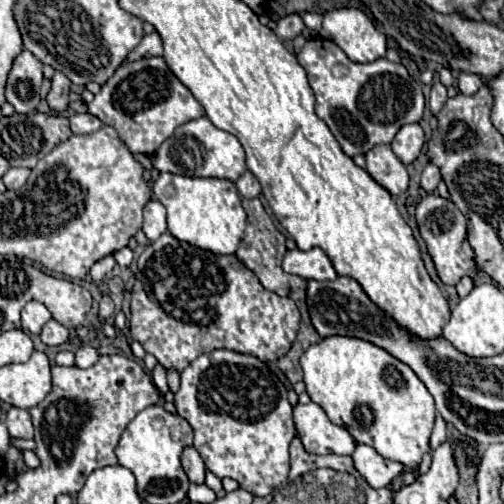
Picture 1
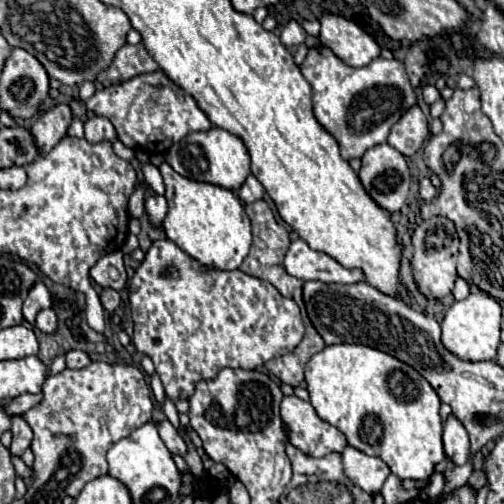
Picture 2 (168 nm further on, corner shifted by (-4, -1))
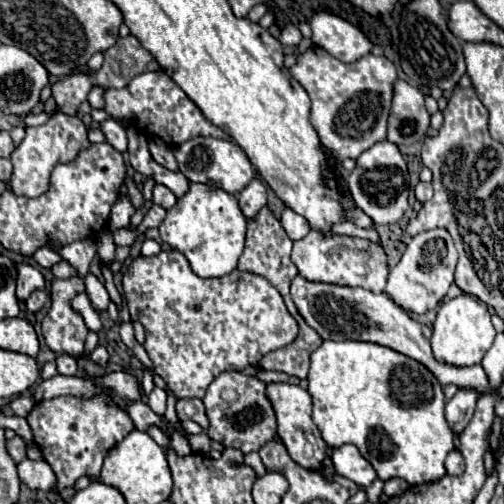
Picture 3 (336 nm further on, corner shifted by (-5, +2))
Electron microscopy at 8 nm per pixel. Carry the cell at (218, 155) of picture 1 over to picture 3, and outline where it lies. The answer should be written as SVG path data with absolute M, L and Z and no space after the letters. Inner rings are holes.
M193 138L189 142L183 142L181 146L175 148L175 158L179 164L179 172L183 172L191 182L203 182L203 184L213 184L229 194L239 194L255 176L253 166L245 152L229 140L219 140L219 138Z

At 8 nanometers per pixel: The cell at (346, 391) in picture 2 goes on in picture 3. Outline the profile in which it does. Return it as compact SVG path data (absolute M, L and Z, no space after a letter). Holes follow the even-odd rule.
M325 340L311 354L307 380L307 391L313 398L313 422L321 430L327 448L333 450L343 444L355 444L383 482L403 478L409 484L425 484L445 476L445 456L455 448L453 430L445 420L443 386L421 362L371 342Z

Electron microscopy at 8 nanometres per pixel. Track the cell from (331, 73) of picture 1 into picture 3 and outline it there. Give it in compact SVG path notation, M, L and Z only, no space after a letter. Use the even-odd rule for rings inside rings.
M311 46L299 56L293 68L289 68L291 78L299 80L311 98L311 124L319 134L323 146L335 152L339 160L353 158L375 142L385 140L387 116L393 98L393 82L397 80L397 70L385 56L365 54L357 62L345 64L333 58L319 46Z

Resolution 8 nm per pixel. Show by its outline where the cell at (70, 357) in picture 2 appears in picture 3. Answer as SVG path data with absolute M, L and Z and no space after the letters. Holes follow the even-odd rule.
M67 354L57 356L55 364L57 364L57 372L63 374L63 376L73 376L77 372L77 360L71 358L71 356L67 356Z

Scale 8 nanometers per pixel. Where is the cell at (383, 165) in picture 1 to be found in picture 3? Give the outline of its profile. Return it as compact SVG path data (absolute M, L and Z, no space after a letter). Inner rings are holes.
M377 142L373 148L365 150L357 158L357 166L347 176L349 192L355 204L375 222L375 224L393 224L399 222L407 210L409 194L409 172L407 164L393 142Z

